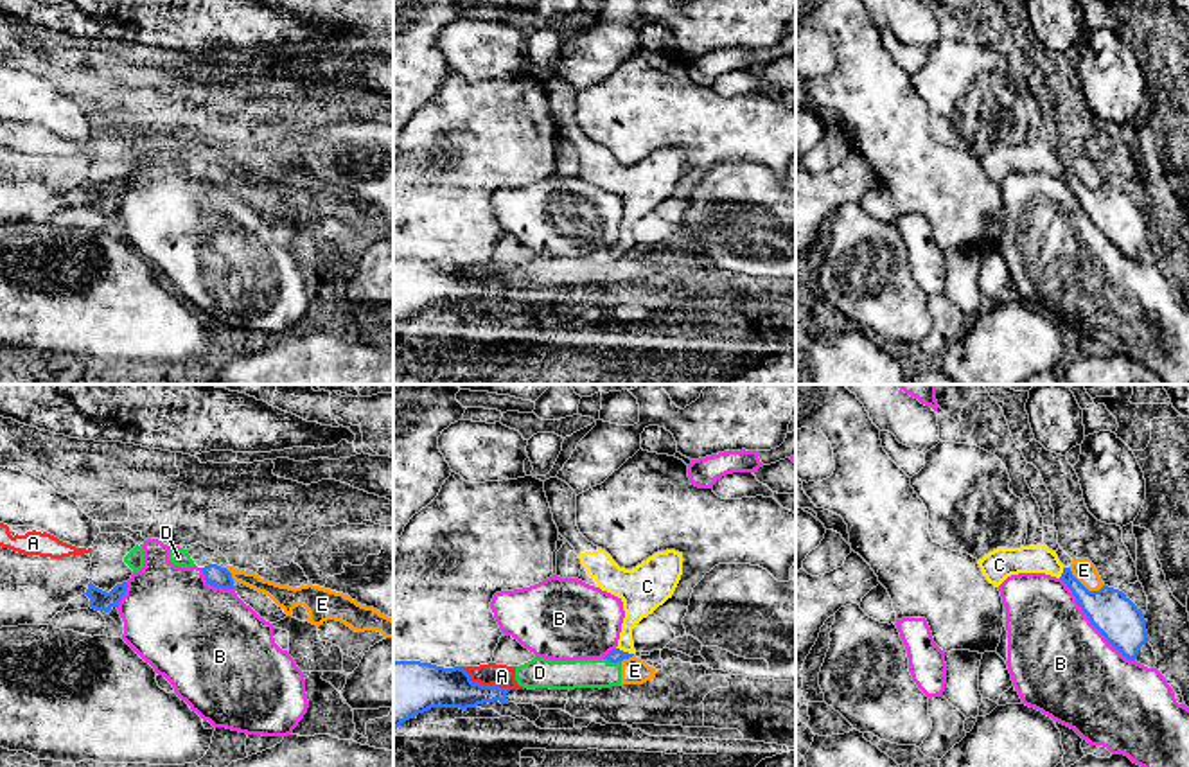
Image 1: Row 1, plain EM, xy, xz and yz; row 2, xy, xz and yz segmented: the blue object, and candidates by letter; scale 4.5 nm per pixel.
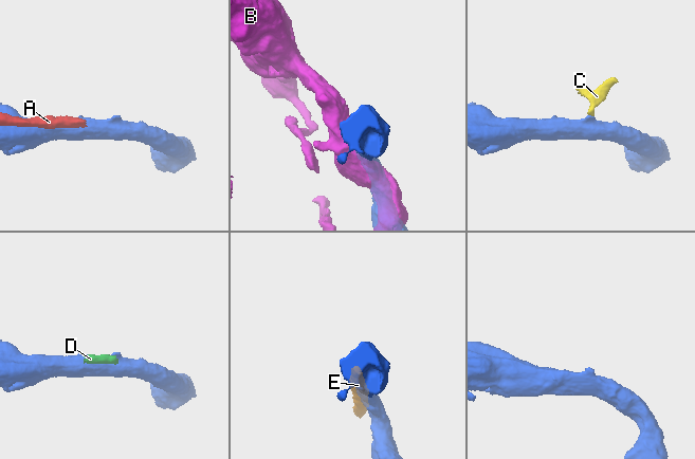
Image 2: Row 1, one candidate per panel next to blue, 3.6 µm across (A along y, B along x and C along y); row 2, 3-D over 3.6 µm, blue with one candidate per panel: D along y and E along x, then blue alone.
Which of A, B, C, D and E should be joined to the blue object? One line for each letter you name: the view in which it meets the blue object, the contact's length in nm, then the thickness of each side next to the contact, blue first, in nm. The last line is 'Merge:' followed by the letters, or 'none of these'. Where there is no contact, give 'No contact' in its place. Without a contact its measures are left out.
C: Touches blue in xz. Shared border 90 nm. Thickness 60 nm (blue) against 160 nm
Merge: C

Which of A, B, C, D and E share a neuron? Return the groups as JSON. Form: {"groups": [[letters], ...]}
{"groups": [["A", "D", "E"], ["B"], ["C"]]}

